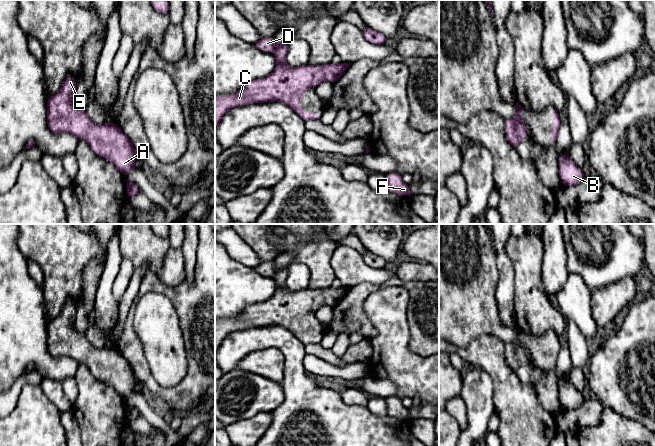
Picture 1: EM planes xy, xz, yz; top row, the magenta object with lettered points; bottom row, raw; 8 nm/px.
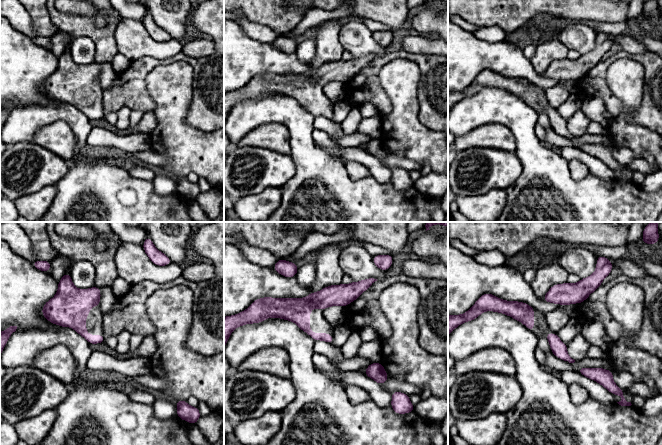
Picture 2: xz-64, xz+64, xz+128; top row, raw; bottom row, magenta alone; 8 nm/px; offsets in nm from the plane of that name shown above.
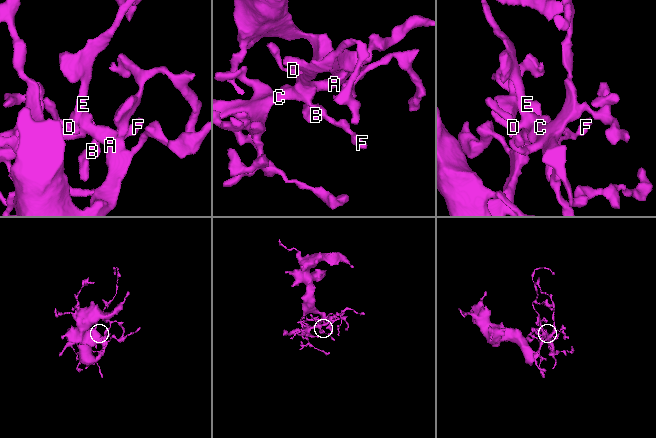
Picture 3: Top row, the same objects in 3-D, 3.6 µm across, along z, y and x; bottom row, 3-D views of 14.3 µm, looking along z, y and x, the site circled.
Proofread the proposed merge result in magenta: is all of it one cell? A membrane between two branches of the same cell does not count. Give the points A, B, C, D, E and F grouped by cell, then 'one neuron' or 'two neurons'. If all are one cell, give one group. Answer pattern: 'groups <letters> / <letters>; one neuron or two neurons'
groups A B C D E F; one neuron

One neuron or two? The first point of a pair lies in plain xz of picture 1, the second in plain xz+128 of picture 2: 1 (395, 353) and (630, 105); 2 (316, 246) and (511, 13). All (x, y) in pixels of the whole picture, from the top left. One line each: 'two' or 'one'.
1: one
2: two

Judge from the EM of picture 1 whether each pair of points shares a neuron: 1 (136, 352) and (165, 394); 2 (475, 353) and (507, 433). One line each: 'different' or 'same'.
1: same
2: same

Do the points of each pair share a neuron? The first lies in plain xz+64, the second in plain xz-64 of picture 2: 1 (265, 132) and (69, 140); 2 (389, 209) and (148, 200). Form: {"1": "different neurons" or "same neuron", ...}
{"1": "same neuron", "2": "same neuron"}

